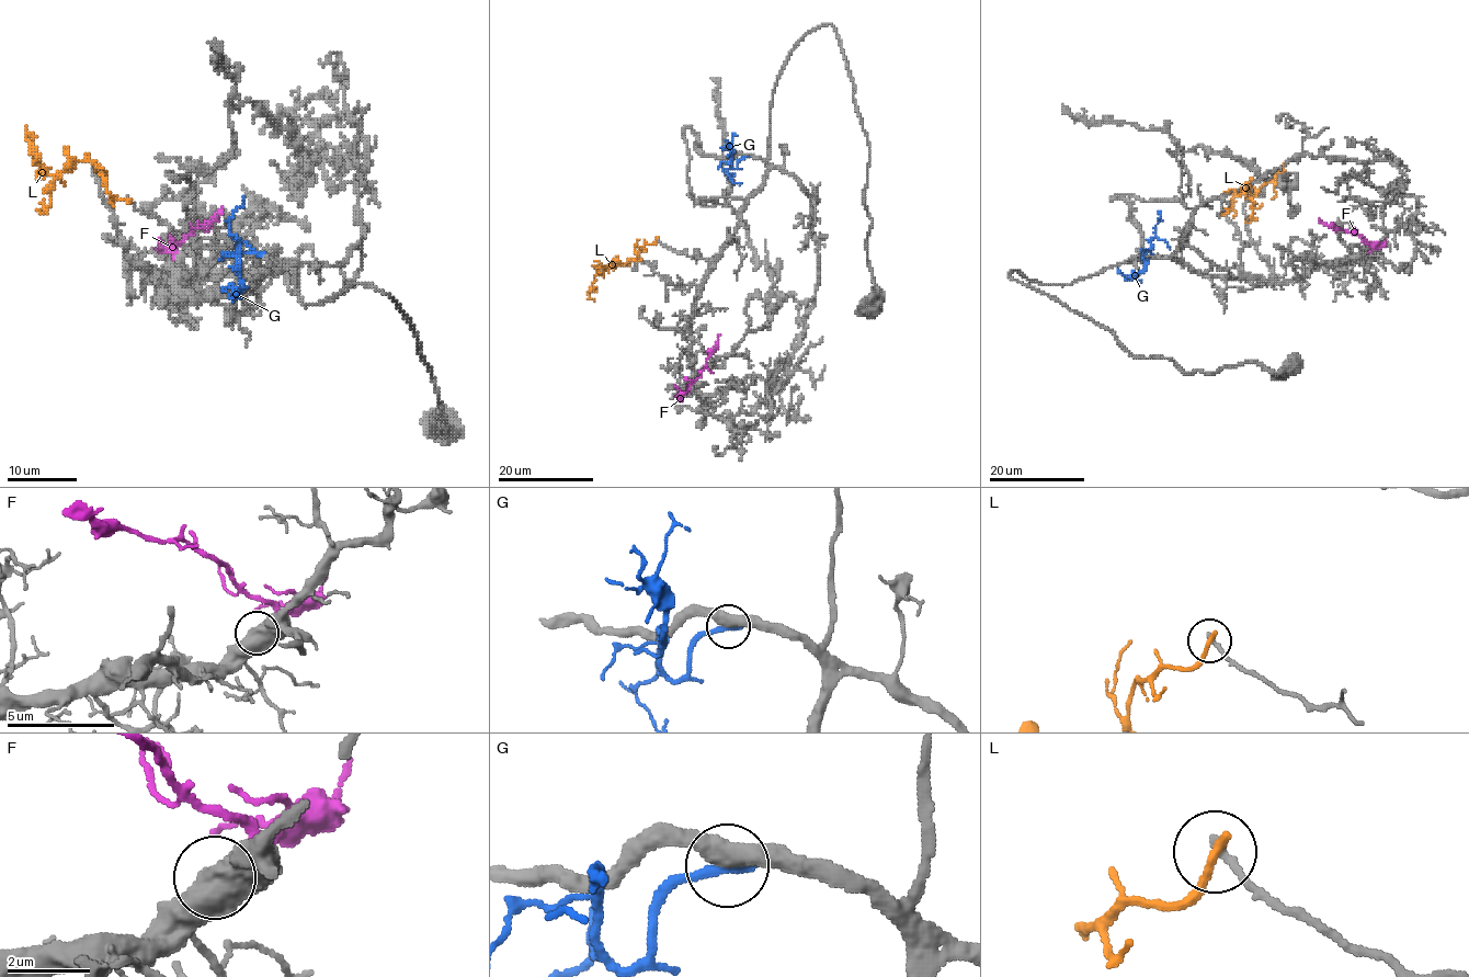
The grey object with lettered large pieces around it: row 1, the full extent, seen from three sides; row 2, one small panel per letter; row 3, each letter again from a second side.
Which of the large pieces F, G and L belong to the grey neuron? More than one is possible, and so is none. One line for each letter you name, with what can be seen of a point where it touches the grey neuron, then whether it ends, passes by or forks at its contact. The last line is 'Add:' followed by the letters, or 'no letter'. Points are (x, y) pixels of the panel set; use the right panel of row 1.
F: (1370, 252) | it ends
Add: F

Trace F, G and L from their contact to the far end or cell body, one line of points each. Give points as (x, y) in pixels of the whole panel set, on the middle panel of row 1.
F: (687, 386), (687, 389), (701, 375), (720, 334)
G: (746, 157), (733, 168), (732, 132)
L: (657, 239), (651, 245), (641, 247), (637, 258), (594, 275), (587, 299)

